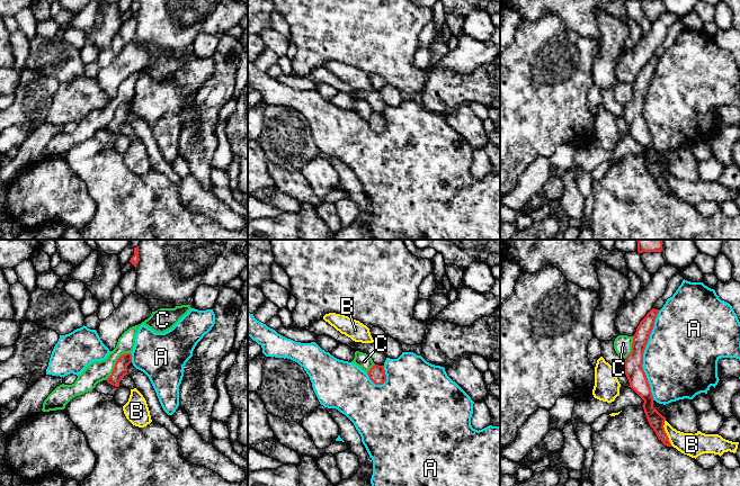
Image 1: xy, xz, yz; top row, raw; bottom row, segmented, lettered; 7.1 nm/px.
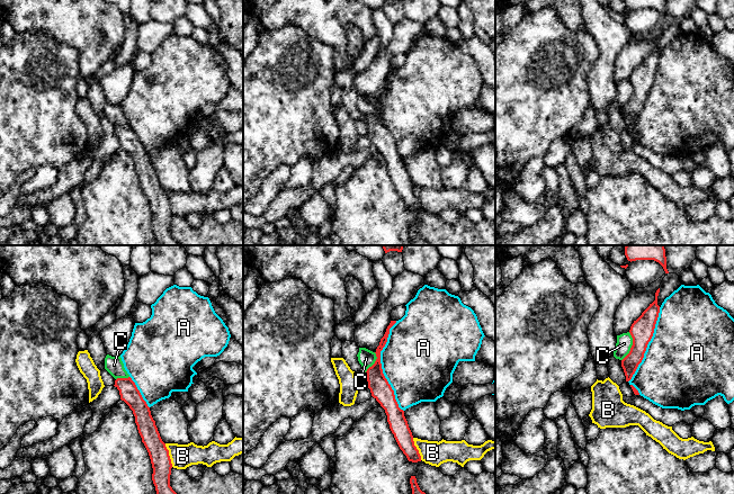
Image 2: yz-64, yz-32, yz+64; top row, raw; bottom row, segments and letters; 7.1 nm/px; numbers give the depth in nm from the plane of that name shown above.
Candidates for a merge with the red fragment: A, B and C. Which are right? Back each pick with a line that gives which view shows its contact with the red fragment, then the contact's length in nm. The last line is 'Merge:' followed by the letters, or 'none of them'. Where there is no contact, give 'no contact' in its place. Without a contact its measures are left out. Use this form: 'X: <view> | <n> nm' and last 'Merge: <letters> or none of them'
Merge: none of them

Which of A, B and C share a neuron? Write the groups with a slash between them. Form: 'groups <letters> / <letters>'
groups A / B / C

